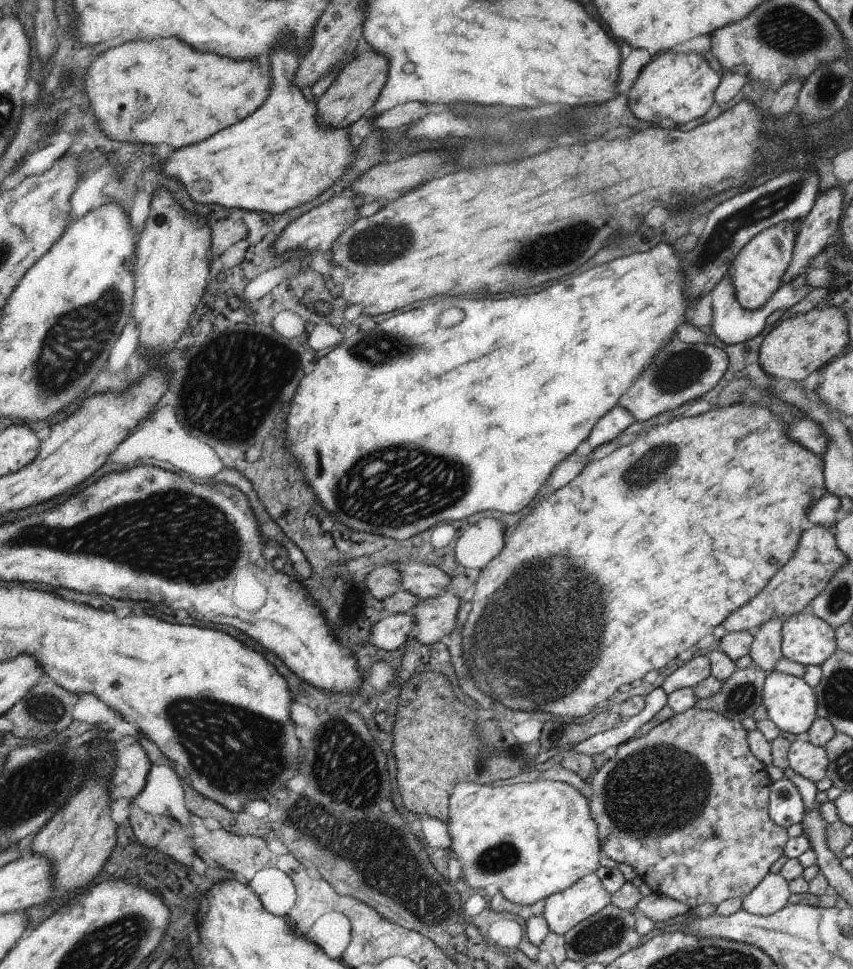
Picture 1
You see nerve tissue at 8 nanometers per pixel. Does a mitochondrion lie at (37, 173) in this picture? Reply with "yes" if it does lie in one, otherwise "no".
no

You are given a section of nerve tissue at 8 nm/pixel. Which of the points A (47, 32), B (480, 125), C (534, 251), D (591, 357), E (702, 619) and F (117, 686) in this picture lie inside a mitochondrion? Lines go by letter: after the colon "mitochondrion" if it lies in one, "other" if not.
A: other
B: mitochondrion
C: mitochondrion
D: other
E: other
F: other

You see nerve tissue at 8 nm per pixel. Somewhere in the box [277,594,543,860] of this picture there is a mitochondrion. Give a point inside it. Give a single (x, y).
(490, 657)

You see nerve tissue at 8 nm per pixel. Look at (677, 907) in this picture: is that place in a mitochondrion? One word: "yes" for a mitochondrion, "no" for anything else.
no

